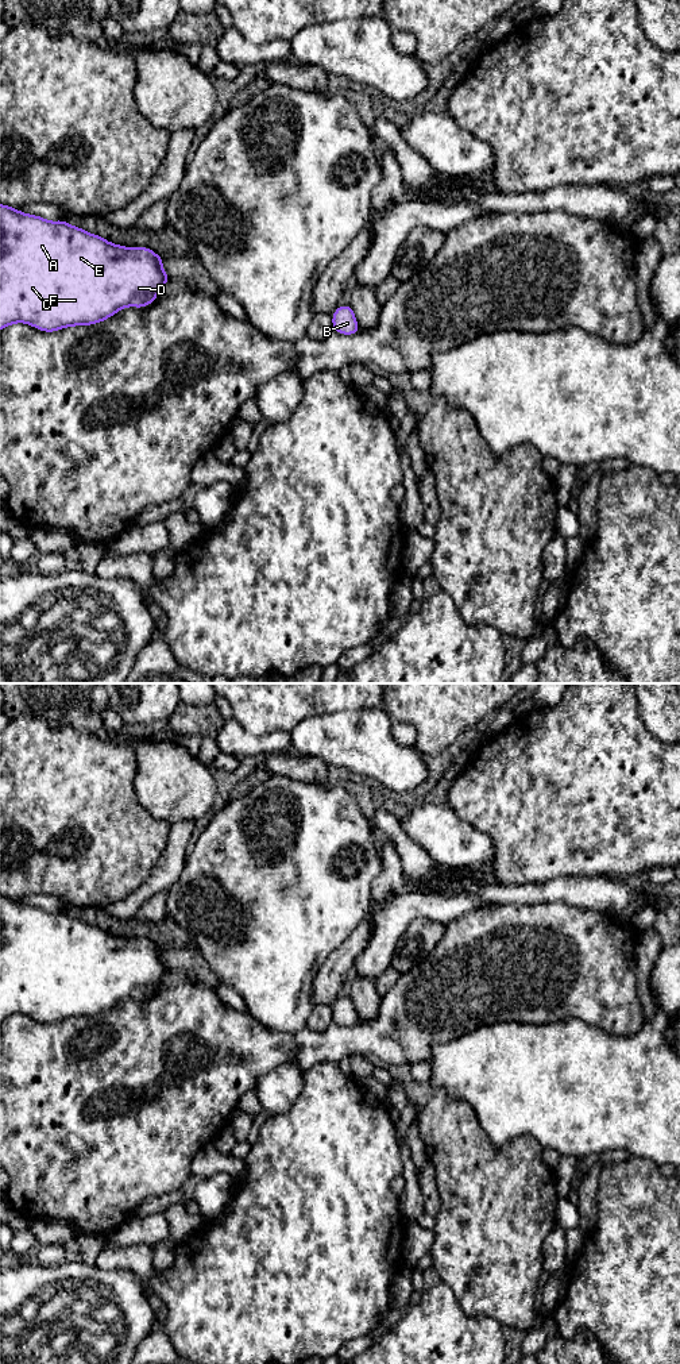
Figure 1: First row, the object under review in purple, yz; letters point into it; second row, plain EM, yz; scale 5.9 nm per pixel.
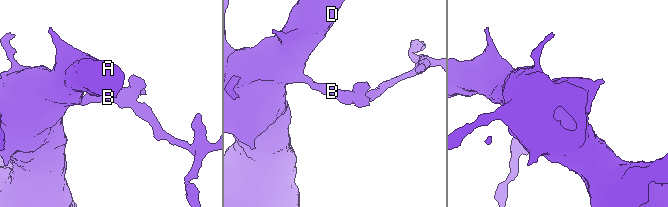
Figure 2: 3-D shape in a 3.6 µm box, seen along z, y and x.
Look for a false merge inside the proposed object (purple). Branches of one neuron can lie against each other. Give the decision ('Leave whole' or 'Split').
Leave whole

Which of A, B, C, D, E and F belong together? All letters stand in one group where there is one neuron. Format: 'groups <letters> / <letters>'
groups A B C D E F

